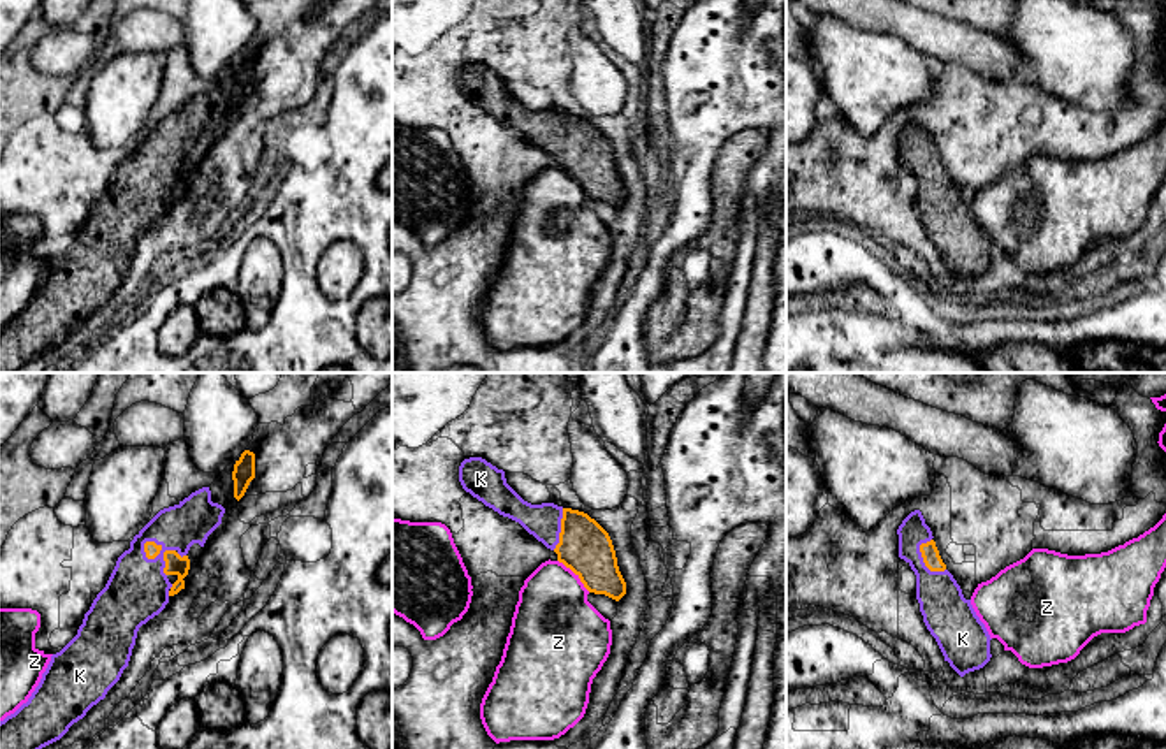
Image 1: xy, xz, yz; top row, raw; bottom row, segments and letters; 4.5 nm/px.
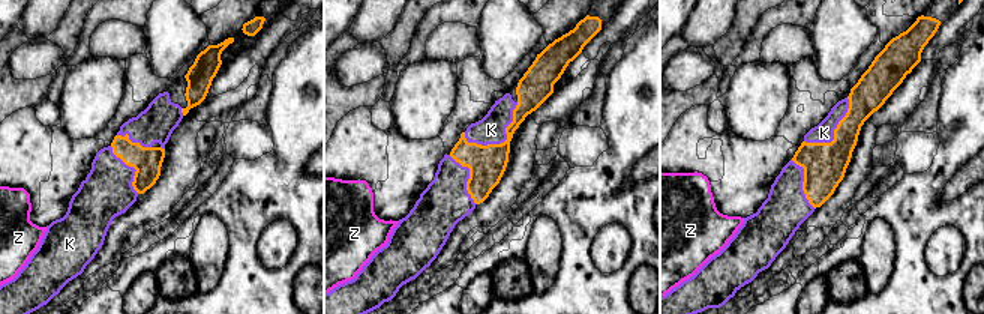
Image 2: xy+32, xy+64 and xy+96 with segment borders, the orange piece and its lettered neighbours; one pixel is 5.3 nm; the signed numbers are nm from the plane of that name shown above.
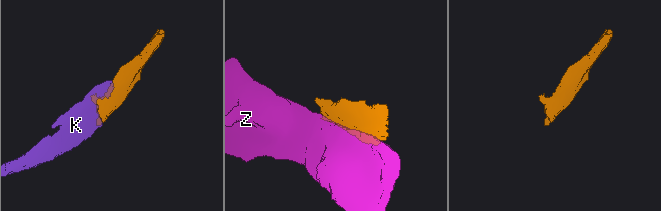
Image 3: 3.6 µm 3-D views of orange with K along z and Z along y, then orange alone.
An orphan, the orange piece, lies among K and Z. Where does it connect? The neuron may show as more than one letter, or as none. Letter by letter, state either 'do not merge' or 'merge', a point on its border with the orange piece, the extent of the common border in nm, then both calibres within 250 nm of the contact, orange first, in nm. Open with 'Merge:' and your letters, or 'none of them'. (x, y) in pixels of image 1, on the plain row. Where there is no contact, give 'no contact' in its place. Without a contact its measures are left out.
Merge: K
K: merge; meets orange in xy at (166, 157); contact 200 nm long; 70 nm thick on the orange side, 280 nm on the other
Z: do not merge; meets orange in xz at (575, 180); contact 220 nm long; 240 nm thick on the orange side, 360 nm on the other

